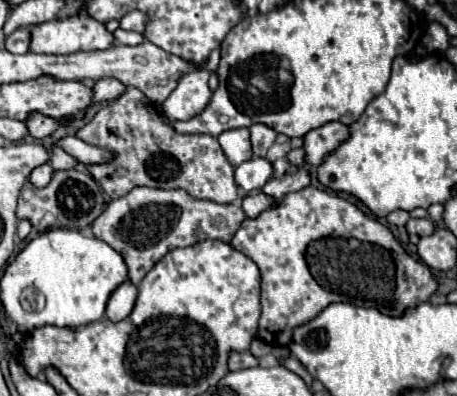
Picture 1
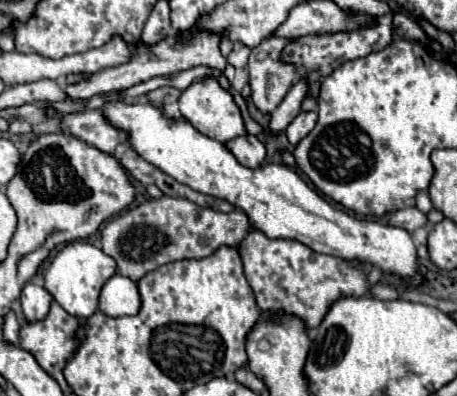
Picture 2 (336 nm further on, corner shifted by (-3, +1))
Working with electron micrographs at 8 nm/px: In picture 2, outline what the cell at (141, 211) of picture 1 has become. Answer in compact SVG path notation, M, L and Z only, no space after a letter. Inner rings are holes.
M160 198L140 204L104 224L102 230L102 252L116 260L118 272L134 282L138 282L148 272L162 264L190 258L206 258L214 254L220 246L238 248L238 244L252 230L248 216L242 210L230 214L200 208L184 198Z

